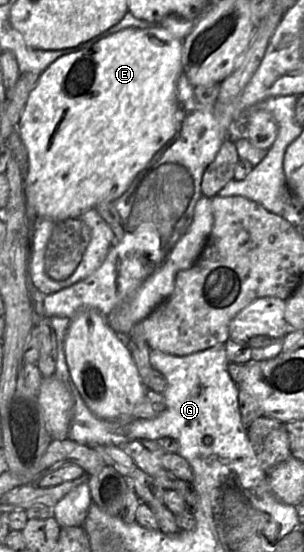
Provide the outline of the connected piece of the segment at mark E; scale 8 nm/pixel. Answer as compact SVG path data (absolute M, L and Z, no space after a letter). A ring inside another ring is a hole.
M160 24L147 28L129 27L100 39L90 47L58 58L41 73L36 86L29 94L17 125L17 131L28 153L28 167L24 176L23 190L31 221L47 218L60 222L69 218L78 218L101 202L114 201L129 188L138 173L178 130L181 110L177 100L176 86L182 74L182 47L183 40L176 38Z

